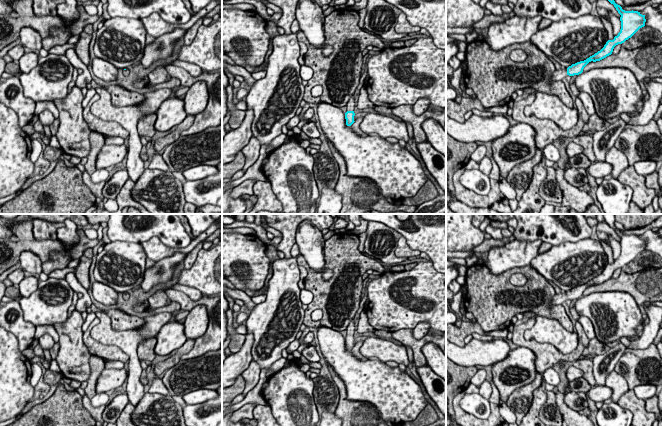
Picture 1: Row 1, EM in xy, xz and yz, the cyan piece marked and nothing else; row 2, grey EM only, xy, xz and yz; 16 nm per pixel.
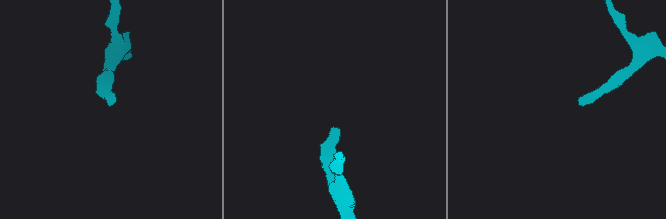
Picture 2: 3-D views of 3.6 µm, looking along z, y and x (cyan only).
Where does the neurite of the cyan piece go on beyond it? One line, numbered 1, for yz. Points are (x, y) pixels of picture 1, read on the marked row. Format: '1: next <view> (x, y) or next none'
1: next yz (558, 75)

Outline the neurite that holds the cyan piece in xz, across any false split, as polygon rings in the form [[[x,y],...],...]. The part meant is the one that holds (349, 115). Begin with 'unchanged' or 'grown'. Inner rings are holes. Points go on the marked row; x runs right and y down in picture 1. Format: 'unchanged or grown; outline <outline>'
grown; outline [[[352,96],[348,103],[347,103],[347,112],[345,113],[345,119],[346,119],[346,125],[351,126],[355,121],[354,121],[354,109],[356,106],[356,101],[354,99],[354,96]]]

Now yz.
grown; outline [[[614,0],[608,1],[614,5],[618,13],[621,15],[621,29],[618,35],[615,36],[613,40],[608,40],[600,51],[590,56],[586,60],[572,64],[567,69],[556,70],[552,74],[552,81],[562,81],[562,79],[567,75],[574,76],[581,74],[584,67],[589,62],[600,61],[611,55],[616,45],[624,43],[626,40],[631,38],[640,28],[645,26],[645,15],[642,15],[638,11],[625,11],[620,5],[616,4]]]

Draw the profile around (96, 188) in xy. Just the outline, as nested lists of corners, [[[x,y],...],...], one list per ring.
[[[86,170],[82,173],[82,178],[84,183],[88,186],[88,188],[91,190],[92,194],[95,197],[99,197],[101,199],[104,198],[102,194],[102,190],[103,190],[103,187],[105,186],[105,182],[93,183],[91,181],[90,175],[88,174]]]

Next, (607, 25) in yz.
[[[599,16],[604,28],[606,29],[607,33],[608,33],[608,40],[613,40],[614,39],[614,35],[613,35],[613,28],[610,22],[608,22],[605,18],[603,18],[602,16]]]

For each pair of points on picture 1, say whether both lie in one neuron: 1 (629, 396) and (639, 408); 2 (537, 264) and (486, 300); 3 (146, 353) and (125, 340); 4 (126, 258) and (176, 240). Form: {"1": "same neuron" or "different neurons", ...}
{"1": "same neuron", "2": "different neurons", "3": "different neurons", "4": "different neurons"}

